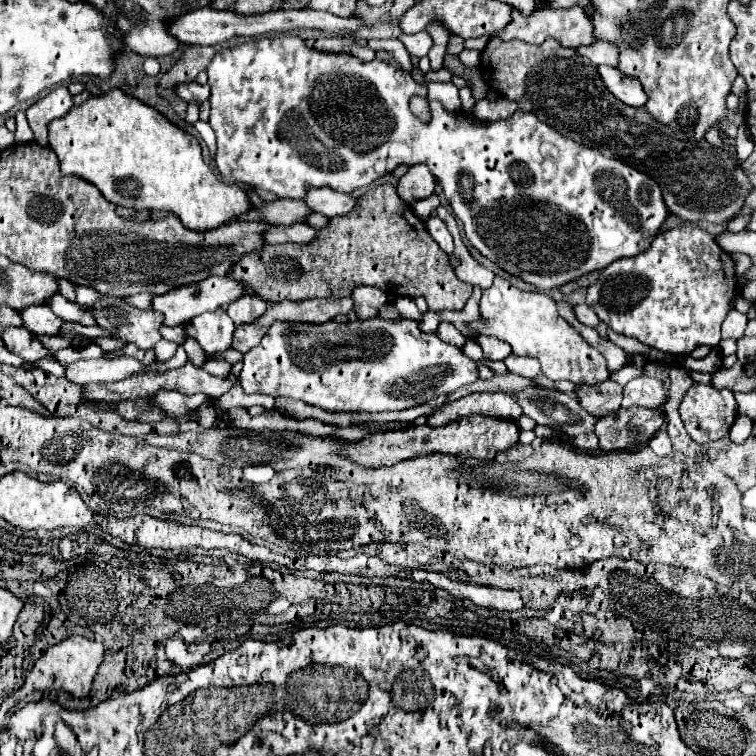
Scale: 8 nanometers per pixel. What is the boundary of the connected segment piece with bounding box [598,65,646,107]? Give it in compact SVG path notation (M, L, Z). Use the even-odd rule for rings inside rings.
M606 65L598 67L598 73L600 73L606 89L622 103L626 103L630 107L642 107L646 103L646 93L642 91L642 85L638 79L626 77L616 67L606 67Z

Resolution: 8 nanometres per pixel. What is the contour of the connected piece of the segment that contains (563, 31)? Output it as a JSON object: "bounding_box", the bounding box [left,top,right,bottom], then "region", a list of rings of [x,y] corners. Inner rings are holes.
{"bounding_box":[496,1,594,47],"region":[[[544,1],[540,5],[536,5],[532,15],[524,15],[516,7],[512,7],[512,21],[510,21],[510,25],[507,25],[503,31],[496,33],[496,35],[504,39],[504,41],[517,39],[526,41],[526,43],[532,43],[532,45],[542,45],[542,41],[546,37],[556,39],[564,47],[580,47],[580,45],[594,43],[594,39],[592,39],[592,23],[590,23],[588,15],[582,11],[582,7],[574,5],[572,9],[552,9]]]}

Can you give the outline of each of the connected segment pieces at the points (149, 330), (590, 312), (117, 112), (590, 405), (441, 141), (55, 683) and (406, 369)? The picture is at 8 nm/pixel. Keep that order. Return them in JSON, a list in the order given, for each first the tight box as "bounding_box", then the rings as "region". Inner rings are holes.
[{"bounding_box":[86,295,162,349],"region":[[[108,295],[100,297],[92,307],[86,309],[94,313],[98,327],[108,331],[112,339],[134,343],[140,349],[152,349],[162,339],[162,315],[158,315],[154,309],[142,311]]]},{"bounding_box":[574,303,600,329],"region":[[[586,303],[576,305],[574,311],[576,311],[576,319],[580,319],[580,323],[584,323],[584,325],[588,325],[588,327],[594,327],[594,329],[600,325],[600,319],[598,319],[598,315],[594,313],[594,309],[590,309],[590,305],[586,305]]]},{"bounding_box":[48,89,250,231],"region":[[[110,89],[104,95],[90,97],[78,107],[74,105],[62,119],[50,121],[48,133],[50,147],[60,159],[62,175],[82,177],[84,181],[98,187],[102,195],[114,205],[174,213],[192,231],[208,231],[220,227],[250,209],[246,193],[238,185],[228,185],[214,177],[212,169],[202,159],[200,143],[196,137],[184,133],[162,113],[144,105],[136,97],[126,95],[120,89]]]},{"bounding_box":[578,381,622,417],"region":[[[604,381],[602,385],[580,387],[578,399],[580,399],[580,405],[588,413],[592,413],[594,417],[606,417],[606,415],[616,413],[620,409],[622,385],[616,385],[612,381]]]},{"bounding_box":[206,33,668,291],"region":[[[282,33],[276,37],[264,37],[264,39],[256,39],[232,49],[222,49],[214,55],[214,61],[208,65],[206,69],[208,73],[208,85],[212,89],[210,95],[210,125],[216,133],[218,139],[218,149],[216,149],[216,165],[220,175],[224,177],[224,181],[228,183],[246,183],[252,185],[256,189],[264,189],[270,193],[276,193],[278,197],[284,199],[302,199],[302,193],[306,193],[308,187],[330,187],[332,191],[342,191],[342,193],[350,193],[358,187],[366,187],[370,183],[374,183],[376,179],[380,179],[386,173],[392,173],[400,163],[406,165],[416,165],[416,163],[424,163],[432,175],[442,183],[446,199],[452,205],[454,215],[462,221],[464,225],[464,233],[468,237],[468,241],[490,261],[494,261],[500,269],[504,269],[510,275],[522,277],[524,281],[532,283],[534,287],[548,291],[554,287],[560,287],[568,281],[574,281],[590,271],[600,271],[606,265],[610,265],[616,259],[622,257],[634,257],[638,253],[642,253],[642,249],[646,249],[646,245],[650,245],[650,241],[656,237],[658,227],[662,225],[662,221],[668,215],[668,209],[662,201],[662,193],[658,189],[658,183],[650,177],[646,177],[644,173],[638,173],[636,169],[632,169],[630,165],[618,161],[618,159],[608,159],[602,157],[598,151],[578,145],[576,141],[570,141],[566,137],[562,137],[558,131],[550,129],[546,123],[538,121],[536,115],[532,113],[522,113],[516,111],[512,117],[504,119],[504,121],[494,121],[494,123],[470,123],[464,113],[452,115],[446,113],[442,109],[442,105],[438,101],[430,101],[430,109],[432,109],[432,121],[428,125],[422,125],[408,109],[408,101],[412,95],[420,95],[426,97],[426,85],[416,83],[412,75],[404,73],[402,69],[396,69],[384,61],[374,59],[372,63],[364,63],[358,57],[346,55],[346,53],[320,53],[316,49],[308,49],[306,43],[294,35]]]},{"bounding_box":[18,635,104,697],"region":[[[72,635],[58,645],[50,647],[34,665],[34,669],[28,673],[24,687],[18,693],[32,693],[32,691],[44,691],[44,689],[56,689],[56,691],[68,691],[74,697],[86,697],[90,693],[90,685],[94,681],[94,675],[104,659],[104,647],[96,639],[86,639]]]},{"bounding_box":[238,319,478,413],"region":[[[366,319],[362,321],[362,333],[342,333],[340,329],[332,321],[322,325],[274,323],[260,345],[244,355],[244,367],[238,377],[244,393],[282,395],[330,413],[384,413],[428,403],[438,395],[450,395],[478,379],[478,365],[462,349],[440,341],[434,333],[424,333],[418,321]]]}]

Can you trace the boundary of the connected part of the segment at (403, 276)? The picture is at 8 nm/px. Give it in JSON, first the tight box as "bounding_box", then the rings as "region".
{"bounding_box":[228,183,472,311],"region":[[[386,183],[386,185],[378,185],[370,191],[366,191],[362,197],[358,197],[356,201],[356,207],[344,215],[344,217],[332,217],[328,221],[328,225],[324,229],[318,231],[318,237],[306,245],[300,245],[300,243],[280,243],[280,245],[262,245],[262,249],[256,249],[252,253],[246,253],[244,257],[240,257],[240,261],[234,263],[234,267],[228,271],[228,275],[236,281],[240,281],[246,289],[250,289],[248,295],[256,295],[264,301],[306,301],[306,299],[318,299],[318,297],[324,297],[324,299],[342,299],[342,297],[350,297],[350,293],[356,289],[356,287],[362,287],[362,285],[370,285],[370,287],[376,287],[376,289],[382,289],[388,297],[424,297],[428,301],[428,309],[430,311],[442,311],[442,309],[448,309],[448,311],[460,311],[464,307],[464,303],[468,301],[470,293],[472,293],[472,285],[466,285],[462,281],[458,281],[454,277],[454,269],[450,265],[450,259],[448,255],[438,247],[438,243],[430,237],[428,229],[426,229],[426,223],[422,219],[418,219],[412,211],[412,207],[408,203],[404,203],[398,193],[396,193],[396,187]]]}

